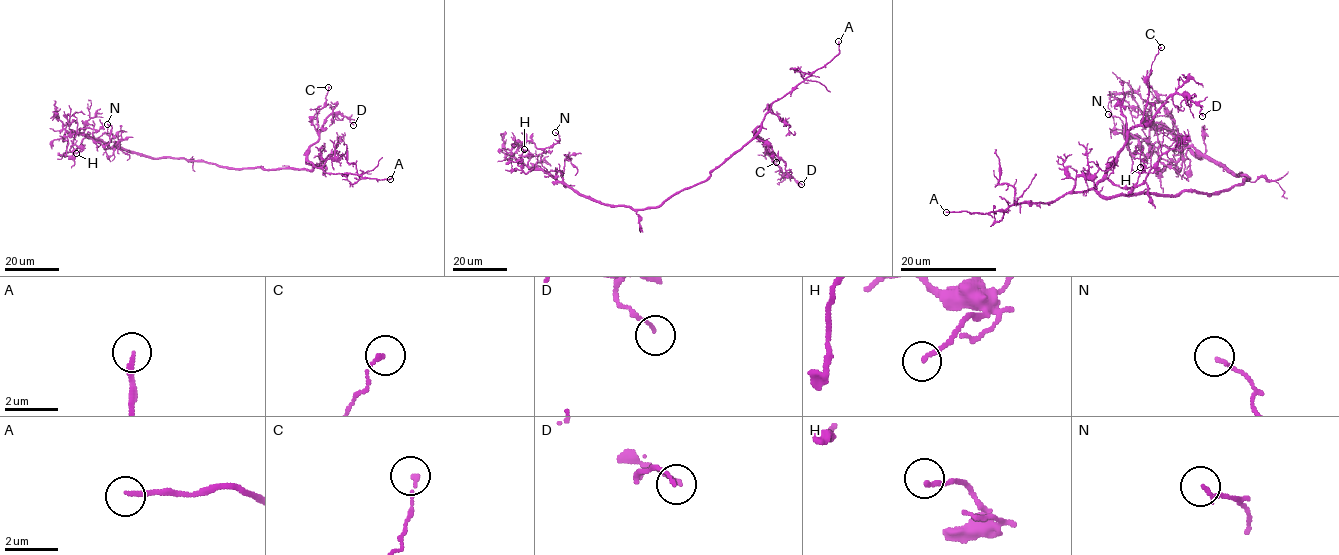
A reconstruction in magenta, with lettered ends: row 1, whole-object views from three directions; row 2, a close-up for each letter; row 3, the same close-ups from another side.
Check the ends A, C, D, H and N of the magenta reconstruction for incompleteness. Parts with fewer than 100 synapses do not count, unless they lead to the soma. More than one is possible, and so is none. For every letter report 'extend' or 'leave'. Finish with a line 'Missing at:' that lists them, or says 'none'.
A: extend
C: leave
D: leave
H: leave
N: leave
Missing at: A

